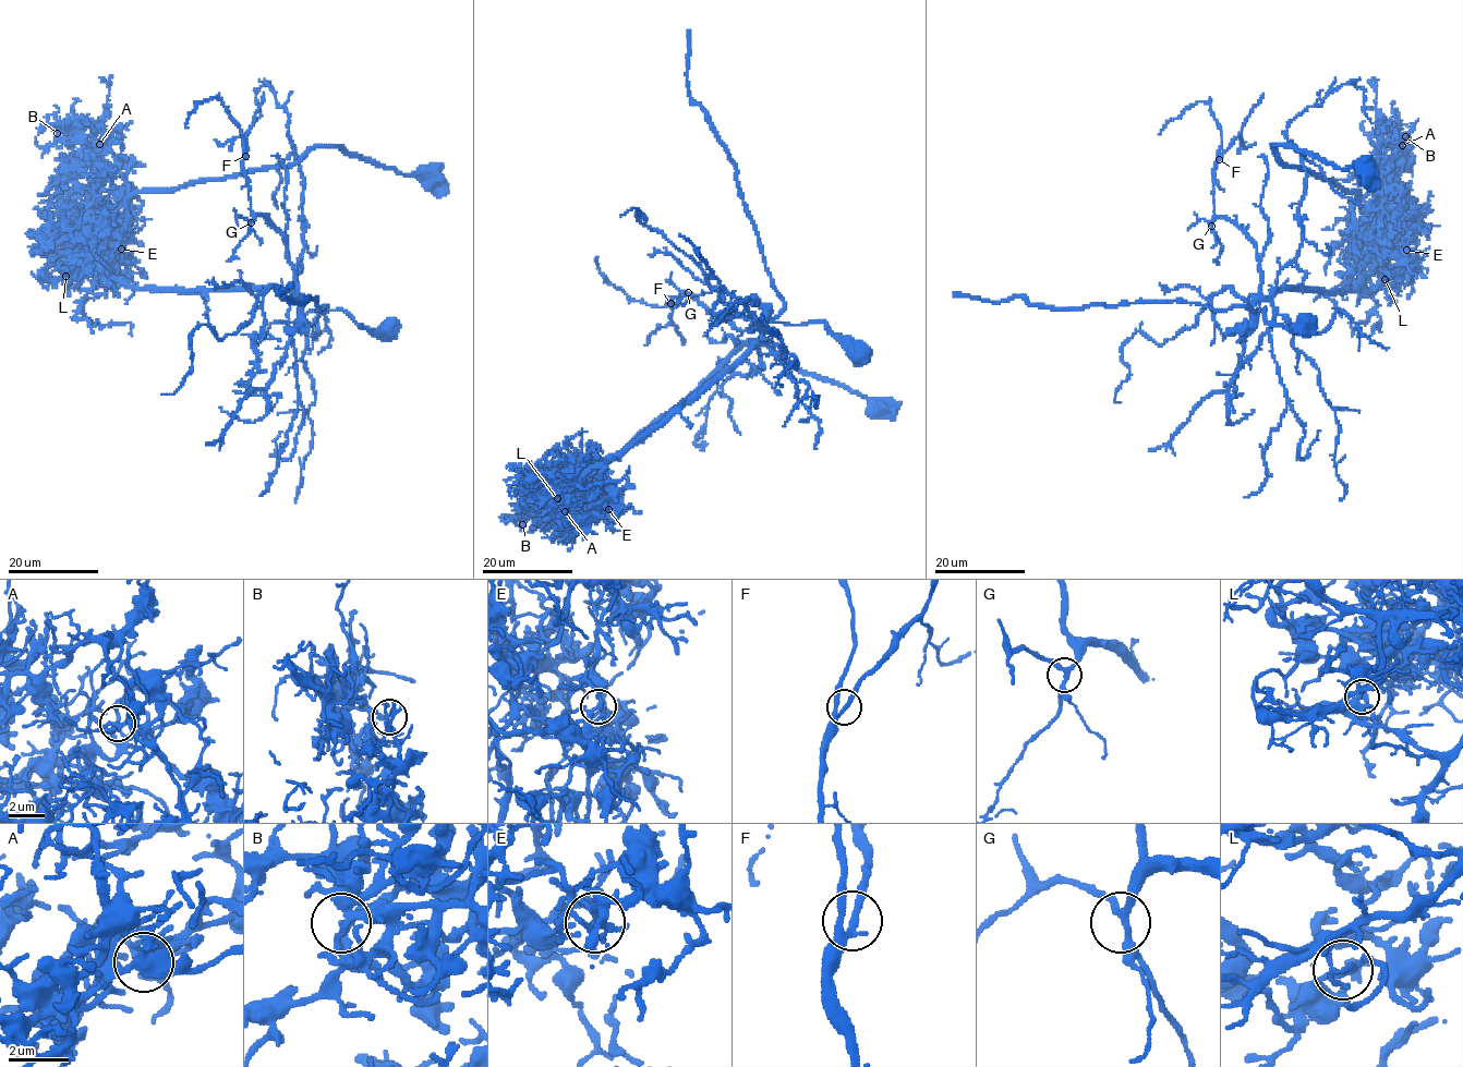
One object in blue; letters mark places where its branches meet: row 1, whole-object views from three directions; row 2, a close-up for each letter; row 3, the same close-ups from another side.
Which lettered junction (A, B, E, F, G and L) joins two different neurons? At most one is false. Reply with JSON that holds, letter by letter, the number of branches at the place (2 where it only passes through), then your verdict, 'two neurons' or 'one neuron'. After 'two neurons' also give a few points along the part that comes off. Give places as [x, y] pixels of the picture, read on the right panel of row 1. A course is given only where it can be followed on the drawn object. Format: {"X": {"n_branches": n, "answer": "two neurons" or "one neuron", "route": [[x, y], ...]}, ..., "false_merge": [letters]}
{"A": {"n_branches": 3, "answer": "one neuron"}, "B": {"n_branches": 3, "answer": "one neuron"}, "E": {"n_branches": 3, "answer": "one neuron"}, "F": {"n_branches": 3, "answer": "one neuron"}, "G": {"n_branches": 3, "answer": "one neuron"}, "L": {"n_branches": 3, "answer": "two neurons", "route": [[1386, 279], [1373, 293], [1366, 277], [1354, 289], [1282, 287], [1254, 316], [1179, 301], [1058, 310], [953, 292]]}, "false_merge": ["L"]}

